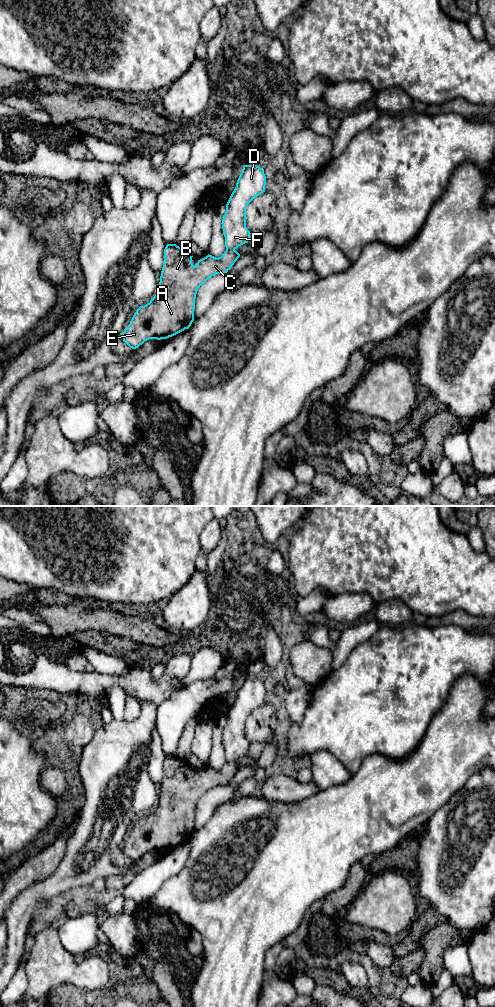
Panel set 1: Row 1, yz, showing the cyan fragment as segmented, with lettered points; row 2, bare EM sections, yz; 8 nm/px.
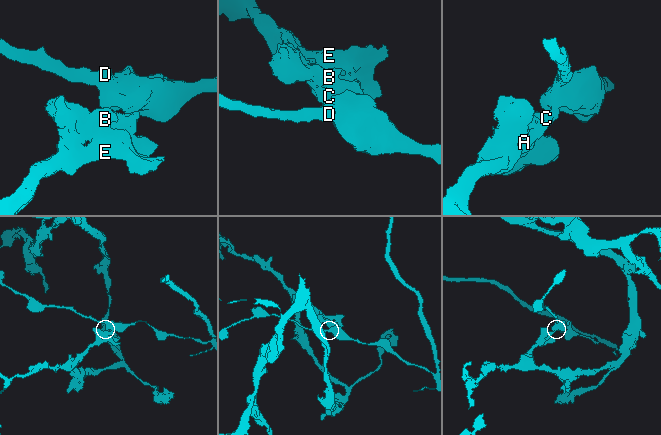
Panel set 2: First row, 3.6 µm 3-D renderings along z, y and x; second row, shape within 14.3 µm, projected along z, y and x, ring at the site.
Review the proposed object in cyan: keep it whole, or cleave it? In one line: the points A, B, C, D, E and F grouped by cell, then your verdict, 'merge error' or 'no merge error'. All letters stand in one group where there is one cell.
A B C E / D F; merge error

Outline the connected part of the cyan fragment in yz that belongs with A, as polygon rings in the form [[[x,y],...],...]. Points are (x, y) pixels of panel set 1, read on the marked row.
[[[166,245],[157,294],[136,310],[121,334],[130,348],[136,349],[149,339],[167,339],[189,329],[194,321],[198,288],[212,276],[227,273],[240,254],[236,250],[226,250],[218,258],[208,254],[198,260],[196,266],[192,257],[185,248]]]

